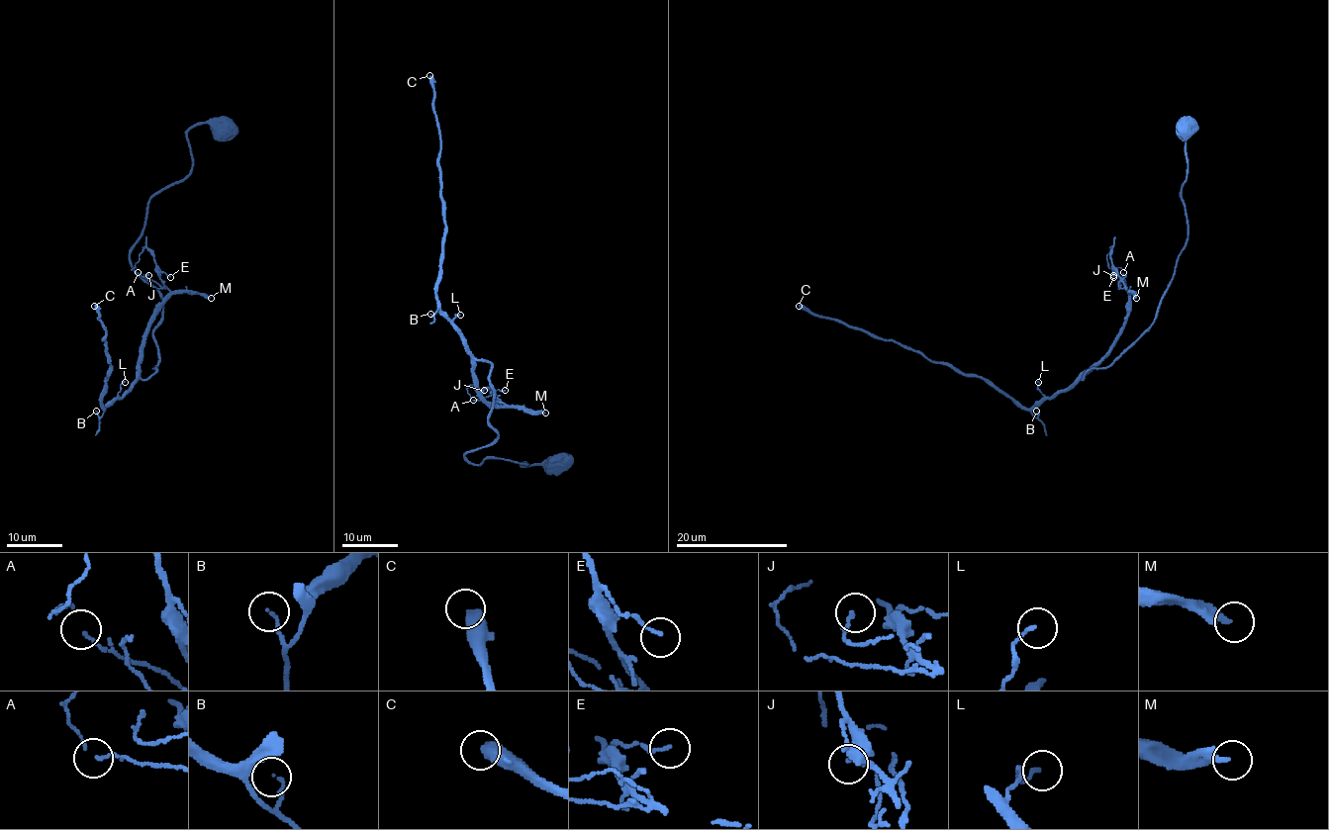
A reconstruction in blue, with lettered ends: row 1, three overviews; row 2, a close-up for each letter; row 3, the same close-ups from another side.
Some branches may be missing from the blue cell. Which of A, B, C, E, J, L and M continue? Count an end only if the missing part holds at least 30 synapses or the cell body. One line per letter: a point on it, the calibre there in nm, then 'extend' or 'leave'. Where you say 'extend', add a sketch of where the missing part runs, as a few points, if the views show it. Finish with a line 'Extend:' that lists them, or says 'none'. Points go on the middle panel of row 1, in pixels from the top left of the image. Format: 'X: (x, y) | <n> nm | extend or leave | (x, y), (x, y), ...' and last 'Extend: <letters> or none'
A: (473, 400) | 70 nm | leave
B: (430, 314) | 110 nm | leave
C: (429, 75) | 550 nm | extend
E: (505, 390) | 110 nm | leave
J: (484, 390) | 120 nm | leave
L: (460, 315) | 110 nm | leave
M: (545, 413) | 280 nm | extend | (545, 413), (580, 430), (599, 421), (596, 414), (604, 425), (609, 421), (609, 403), (585, 368), (593, 332)
Extend: C, M

